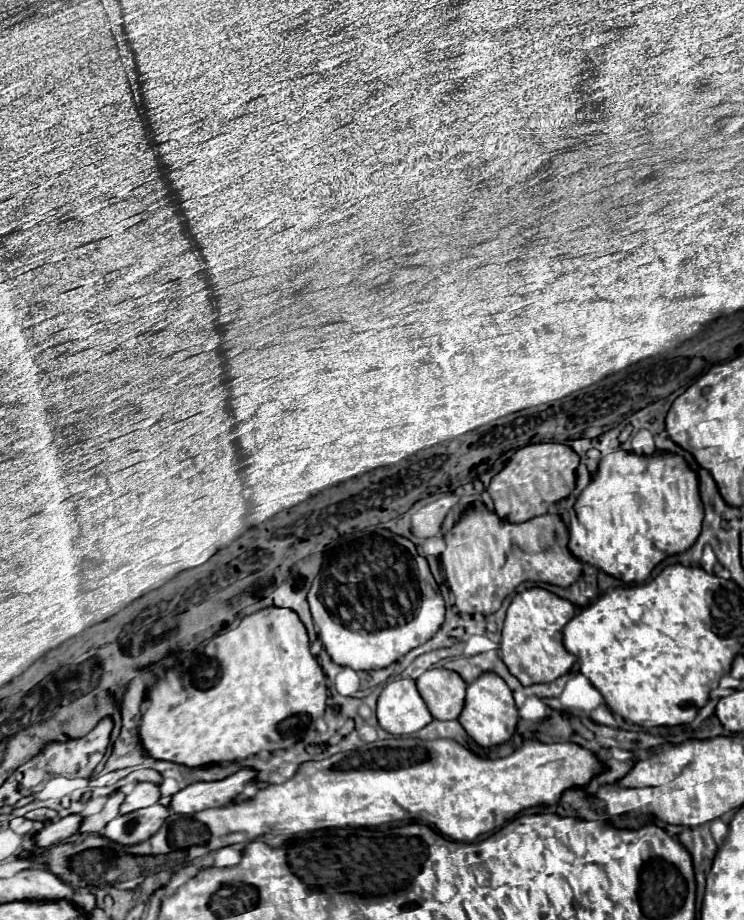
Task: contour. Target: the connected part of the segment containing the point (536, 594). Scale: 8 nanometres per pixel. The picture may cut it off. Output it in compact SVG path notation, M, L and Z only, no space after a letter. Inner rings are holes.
M540 586L526 588L512 598L502 628L500 656L502 662L508 666L508 670L520 682L524 682L524 686L552 682L572 670L576 658L562 644L562 628L566 626L568 620L572 620L572 616L574 616L572 602Z

